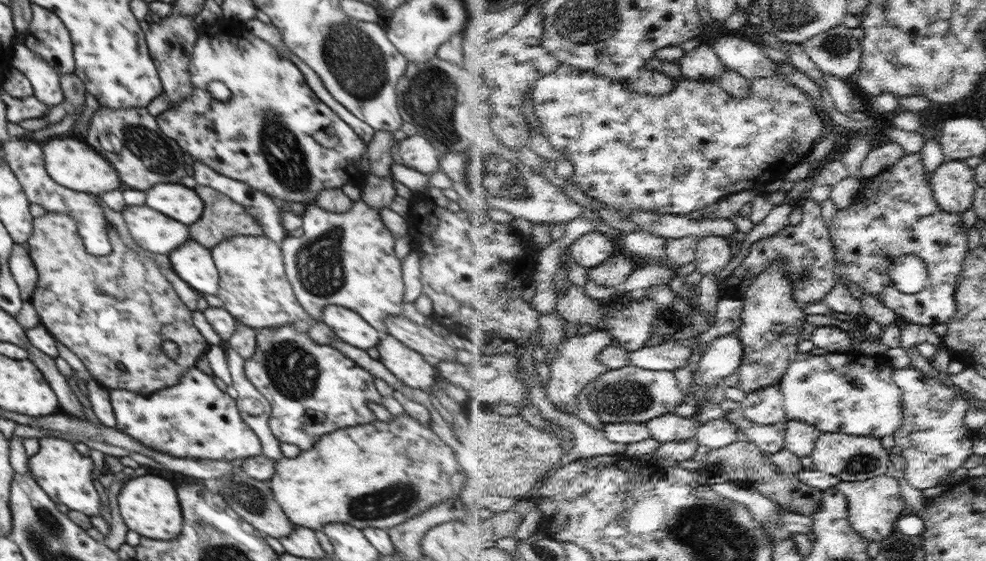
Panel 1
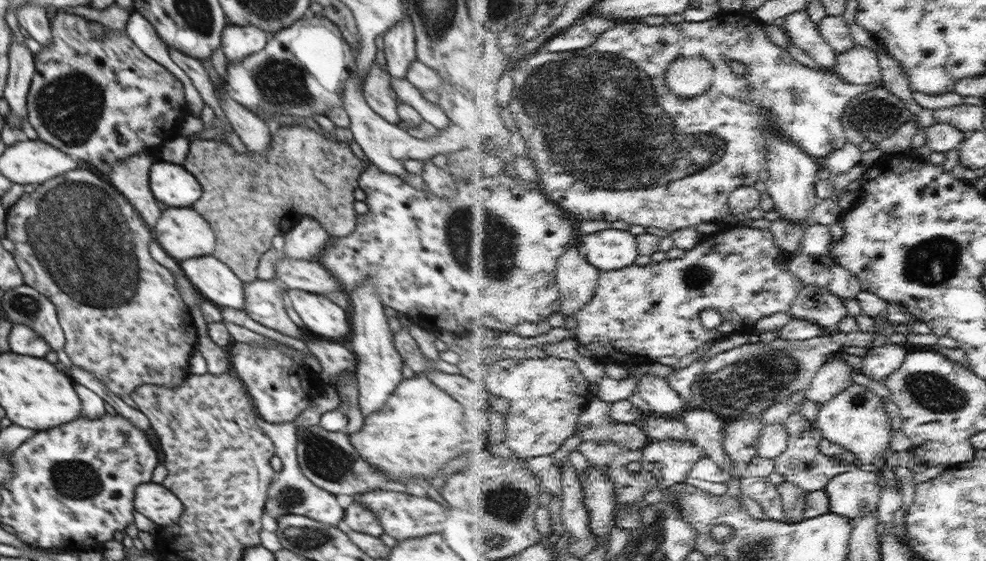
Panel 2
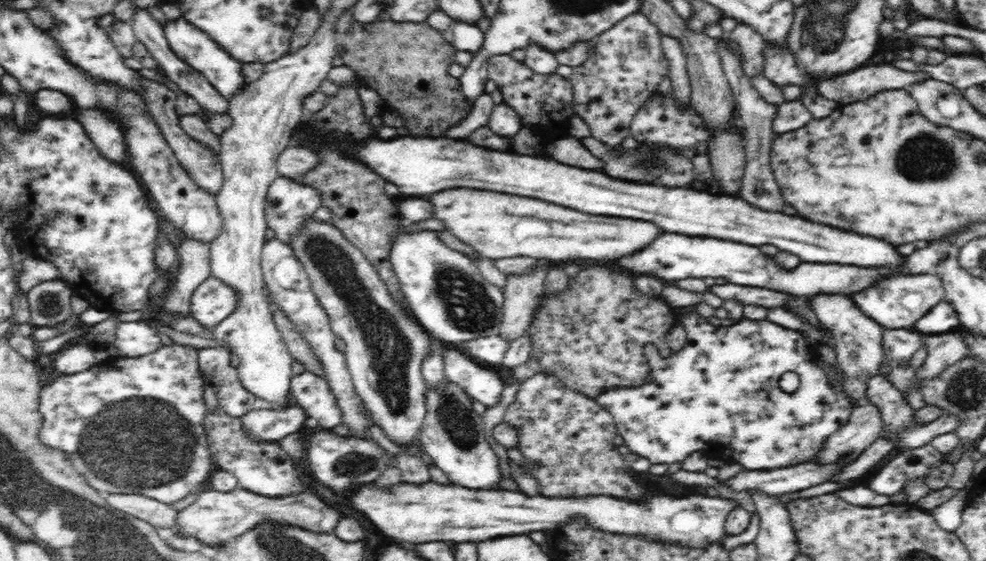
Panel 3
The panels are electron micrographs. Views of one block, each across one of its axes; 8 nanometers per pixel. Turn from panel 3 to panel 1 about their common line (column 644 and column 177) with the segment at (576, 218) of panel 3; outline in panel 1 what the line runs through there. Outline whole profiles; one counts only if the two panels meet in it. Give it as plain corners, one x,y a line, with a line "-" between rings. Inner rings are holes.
125,206
121,210
121,214
133,240
144,250
169,255
172,250
188,240
188,226
184,226
182,222
176,222
164,214
156,214
156,210
148,208
148,206

